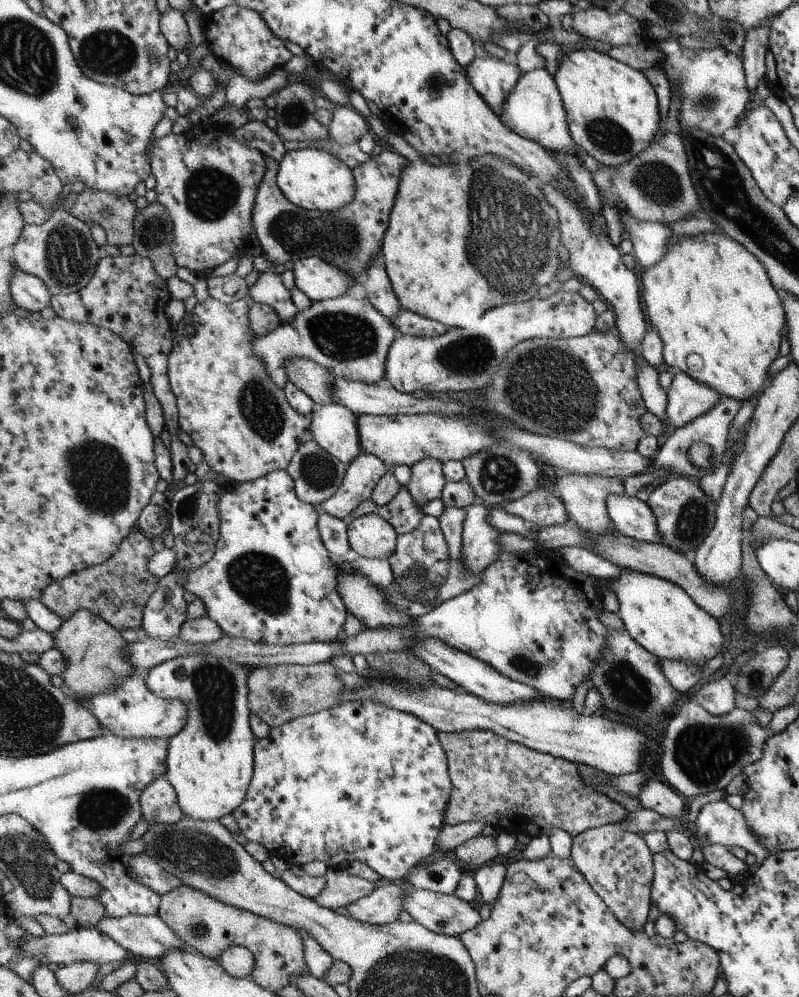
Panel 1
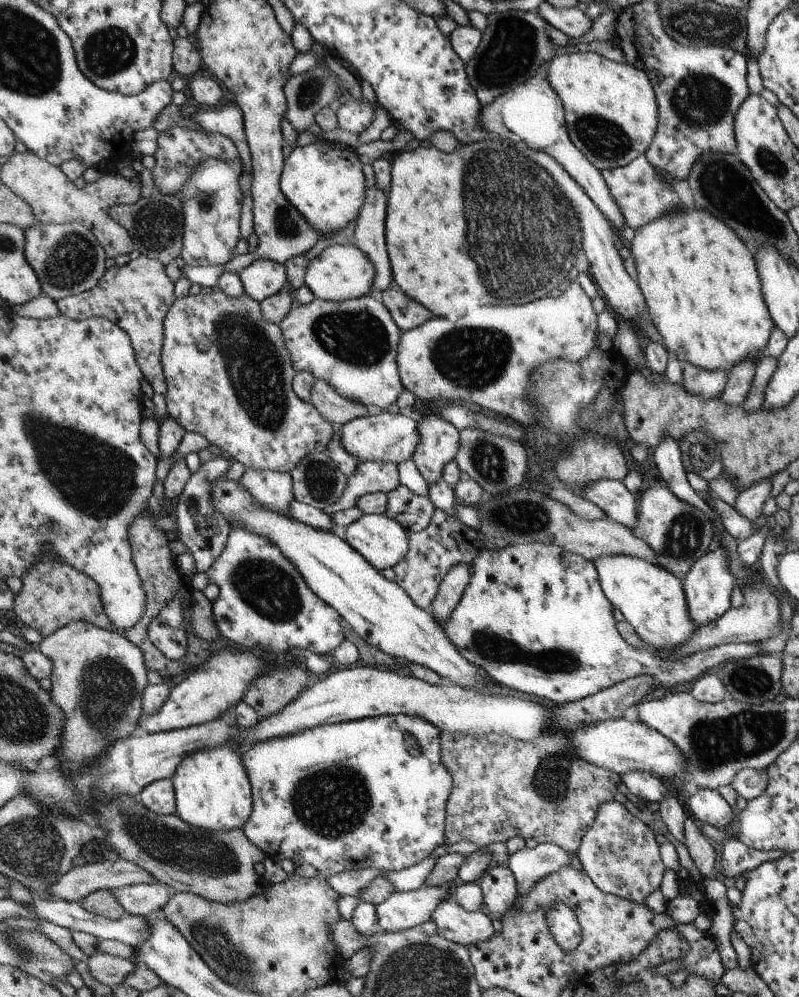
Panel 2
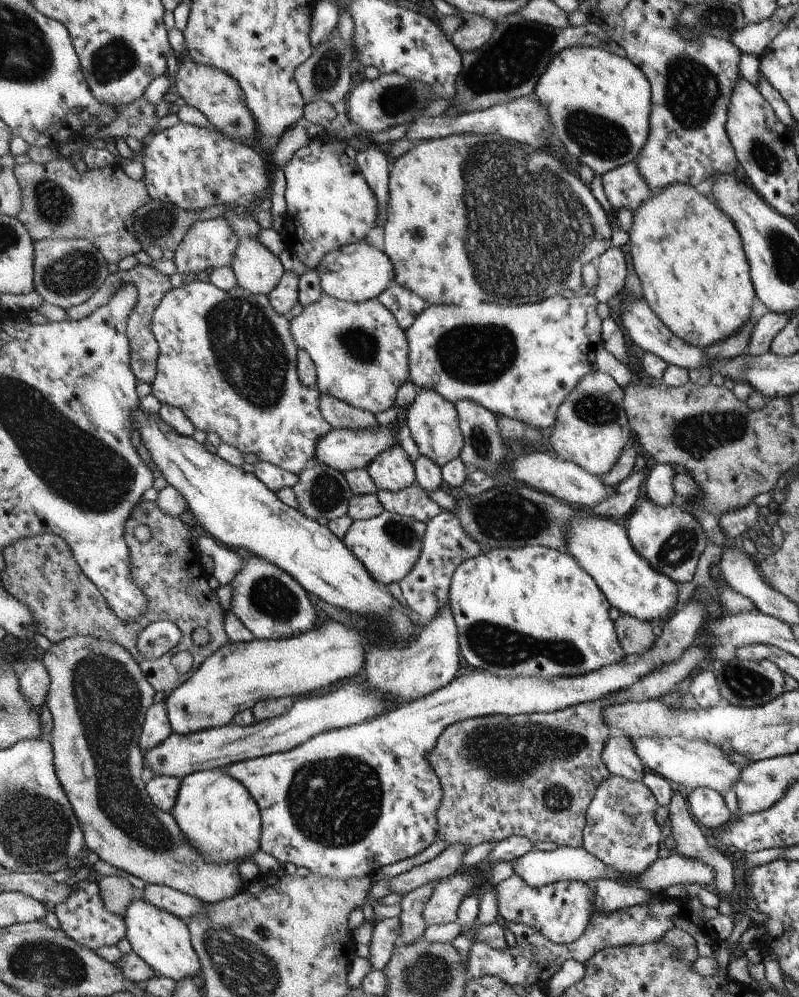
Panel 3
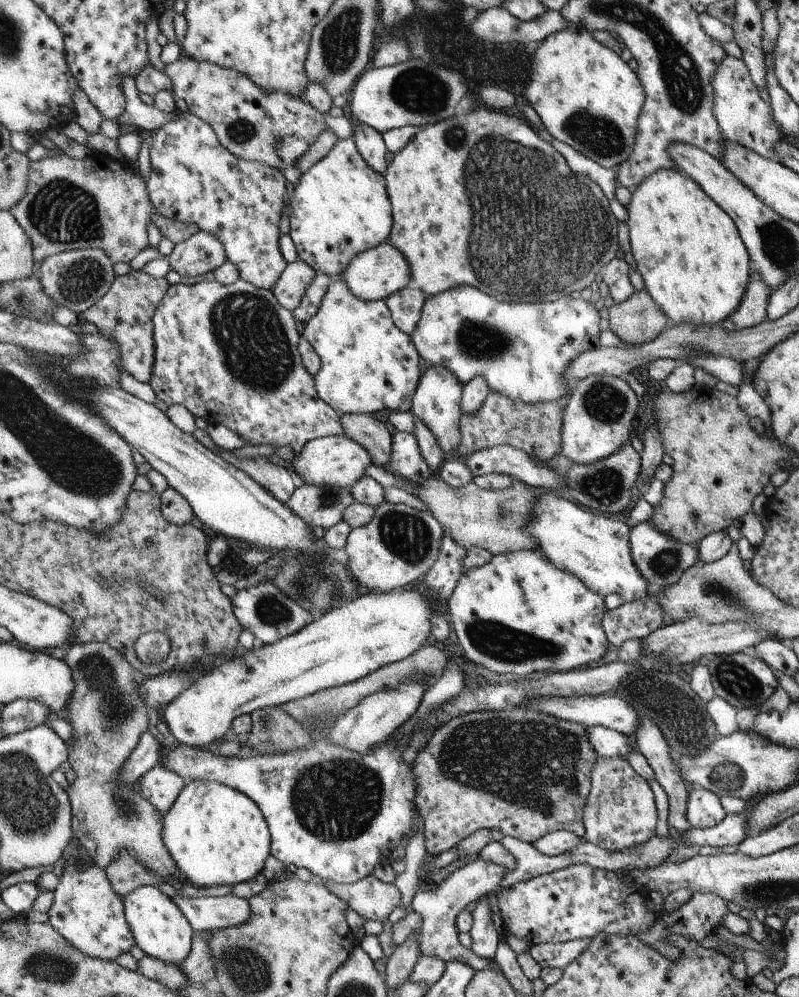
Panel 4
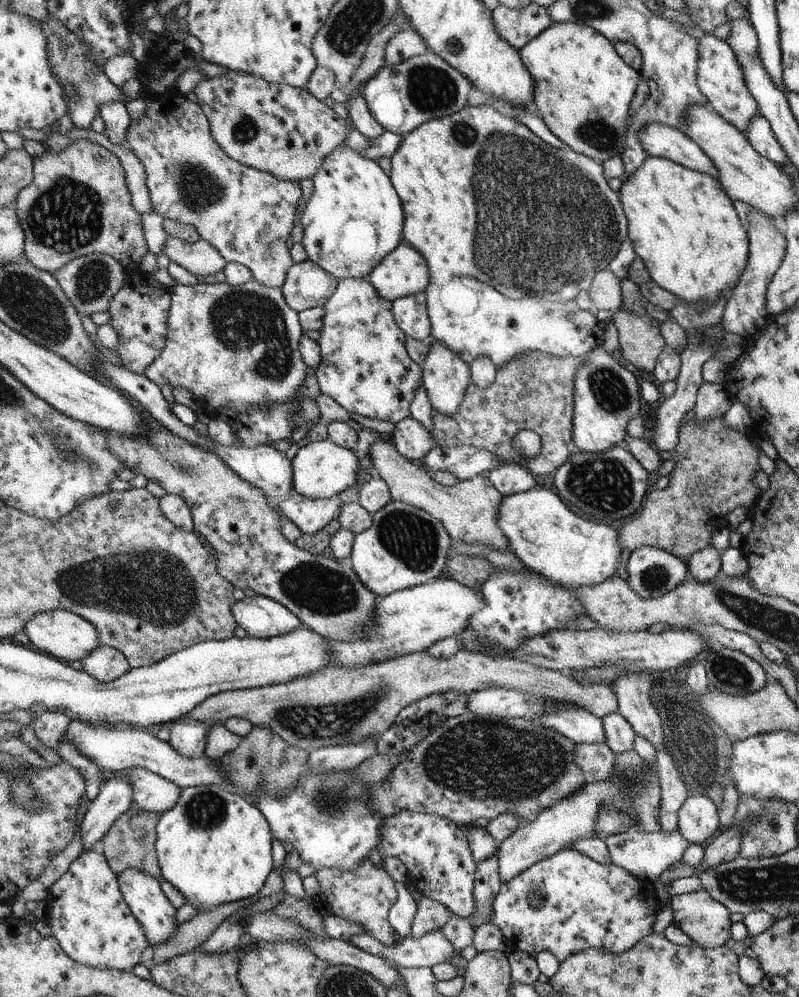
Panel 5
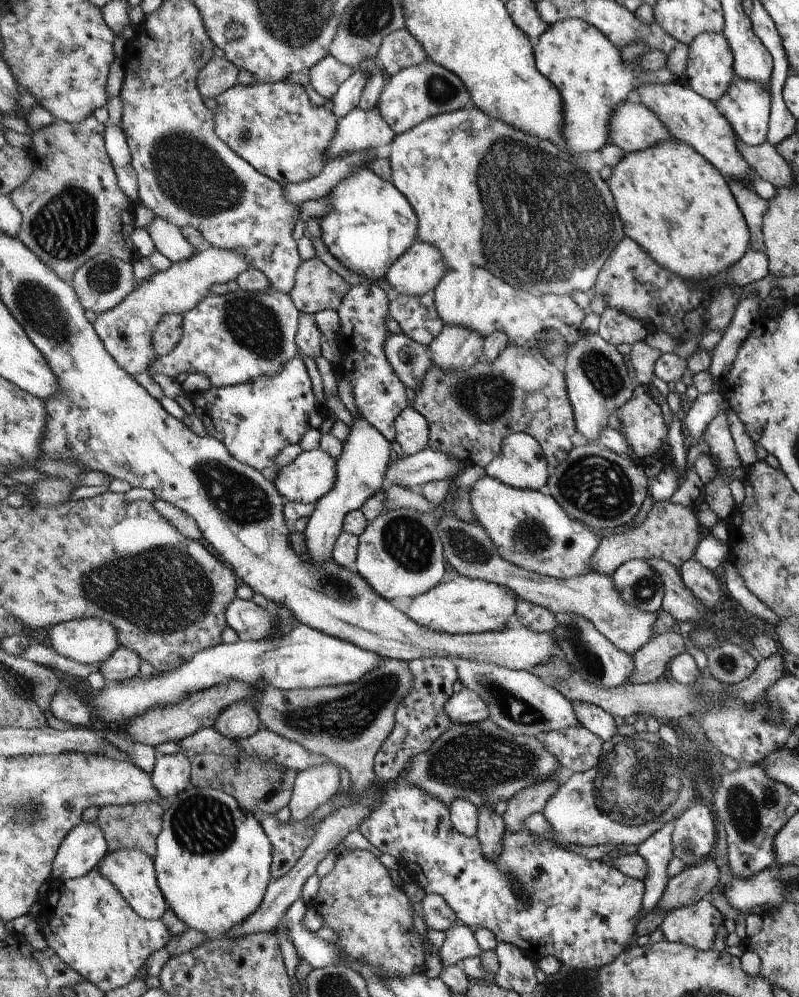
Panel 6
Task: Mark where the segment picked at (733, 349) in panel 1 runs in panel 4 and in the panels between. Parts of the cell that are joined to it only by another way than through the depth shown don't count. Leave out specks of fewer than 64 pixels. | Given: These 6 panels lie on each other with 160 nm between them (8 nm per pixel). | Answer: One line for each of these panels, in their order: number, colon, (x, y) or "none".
2: (704, 295)
3: (695, 275)
4: (688, 250)

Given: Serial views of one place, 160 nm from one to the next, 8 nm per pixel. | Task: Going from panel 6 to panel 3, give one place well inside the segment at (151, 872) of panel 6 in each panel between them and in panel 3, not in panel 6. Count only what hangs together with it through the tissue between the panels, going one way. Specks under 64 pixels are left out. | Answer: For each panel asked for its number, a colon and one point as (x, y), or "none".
3: (163, 940)
4: (161, 930)
5: (144, 896)

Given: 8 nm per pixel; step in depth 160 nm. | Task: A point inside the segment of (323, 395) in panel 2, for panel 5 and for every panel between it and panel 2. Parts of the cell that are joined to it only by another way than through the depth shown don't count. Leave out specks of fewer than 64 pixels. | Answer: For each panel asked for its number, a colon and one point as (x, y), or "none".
3: (341, 415)
4: (376, 437)
5: (469, 510)

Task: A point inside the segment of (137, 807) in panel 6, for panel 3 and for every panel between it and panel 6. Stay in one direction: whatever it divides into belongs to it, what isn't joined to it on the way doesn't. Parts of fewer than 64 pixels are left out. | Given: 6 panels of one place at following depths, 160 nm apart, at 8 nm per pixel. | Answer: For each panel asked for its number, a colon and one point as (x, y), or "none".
3: (117, 893)
4: (126, 873)
5: (130, 842)

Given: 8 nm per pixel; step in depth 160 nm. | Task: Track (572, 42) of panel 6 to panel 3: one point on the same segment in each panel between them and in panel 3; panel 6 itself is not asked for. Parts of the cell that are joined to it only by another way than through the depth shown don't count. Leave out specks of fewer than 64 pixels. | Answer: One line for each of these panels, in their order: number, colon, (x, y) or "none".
3: (600, 104)
4: (586, 96)
5: (583, 90)

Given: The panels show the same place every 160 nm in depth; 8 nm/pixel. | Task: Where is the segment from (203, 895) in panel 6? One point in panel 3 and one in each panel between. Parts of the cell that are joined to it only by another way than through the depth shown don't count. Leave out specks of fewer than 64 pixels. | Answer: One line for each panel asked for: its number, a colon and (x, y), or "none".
3: (217, 814)
4: (217, 835)
5: (213, 847)

